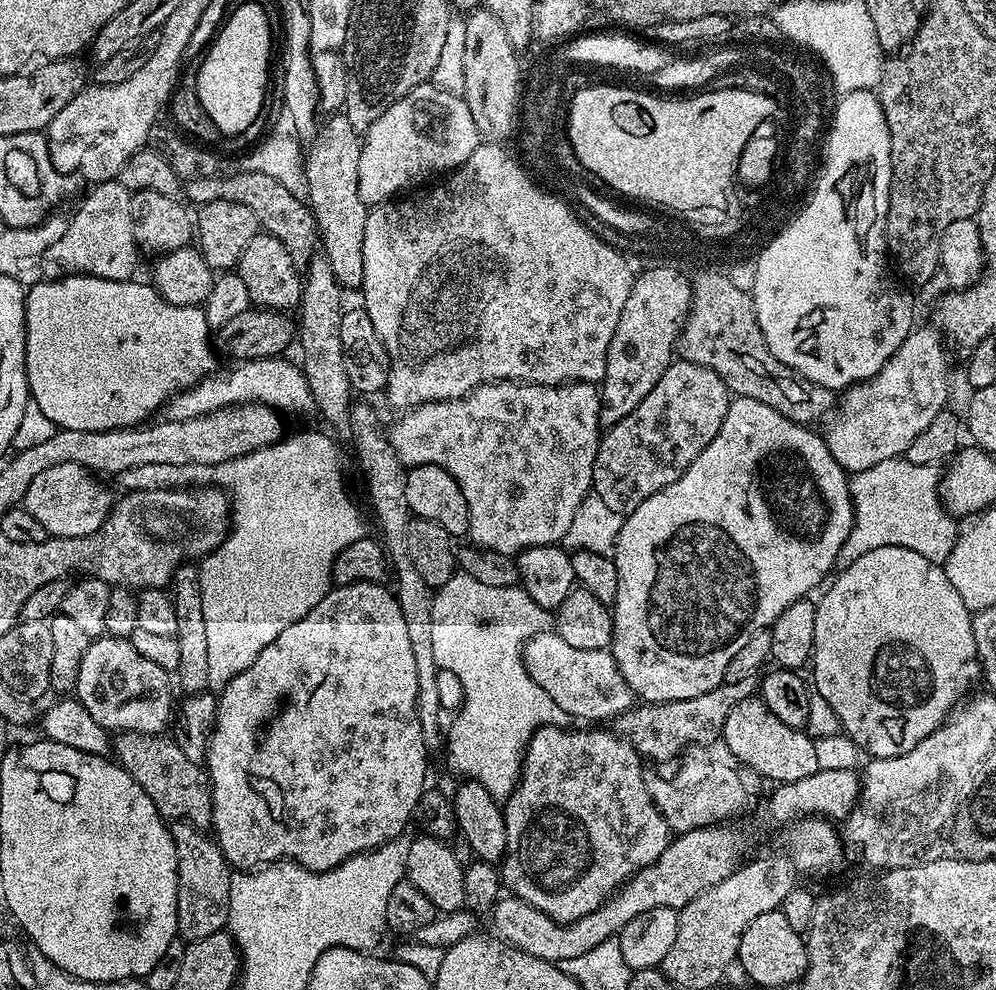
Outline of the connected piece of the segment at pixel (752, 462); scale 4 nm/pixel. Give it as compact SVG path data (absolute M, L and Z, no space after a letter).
M736 396L729 403L728 413L722 422L722 430L690 462L690 466L670 486L658 490L658 494L650 494L646 502L642 502L633 512L624 516L624 525L616 539L614 559L618 570L618 594L612 609L612 647L610 649L614 662L620 668L624 681L630 686L633 697L649 704L665 704L671 700L694 698L698 694L706 694L724 683L726 666L730 666L730 658L746 646L746 641L758 631L771 629L772 623L798 600L803 600L816 587L825 583L824 575L836 566L839 550L846 542L851 531L853 505L849 488L849 473L844 471L838 462L834 462L834 454L826 446L823 435L811 427L795 424L790 418L778 414L766 402L754 402L754 398Z

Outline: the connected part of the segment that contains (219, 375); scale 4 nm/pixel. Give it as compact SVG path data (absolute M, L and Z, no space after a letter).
M288 358L267 360L245 360L237 363L229 372L217 370L206 379L200 380L192 388L176 393L166 405L169 420L189 420L195 416L205 416L223 408L234 408L237 404L265 404L281 414L287 412L313 411L310 386L304 377L303 367L294 365Z

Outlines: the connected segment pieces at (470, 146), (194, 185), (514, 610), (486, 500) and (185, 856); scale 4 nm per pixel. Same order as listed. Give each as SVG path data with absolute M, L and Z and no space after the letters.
M419 84L410 90L378 122L363 133L358 158L358 190L365 204L383 204L401 195L403 188L416 184L424 172L448 174L460 167L482 143L470 106L463 95L447 92L435 84Z
M243 170L230 172L187 181L182 188L183 195L185 197L188 195L187 203L199 206L206 202L218 202L219 200L242 202L242 206L248 207L254 213L254 218L258 218L261 229L267 235L278 238L278 242L282 242L282 246L286 246L286 254L290 254L290 262L294 262L294 266L298 269L307 269L309 262L317 255L320 238L320 231L312 209L301 197L286 190L286 186L282 186L282 182L278 182L278 178L270 178L270 174Z
M467 578L466 586L468 586L468 604L440 604L440 602L432 605L432 625L434 626L434 662L437 669L445 668L452 670L462 682L462 690L464 691L464 702L459 711L455 713L456 721L446 728L446 748L448 744L448 764L454 771L460 775L460 778L477 780L479 784L484 786L490 794L497 798L507 798L507 796L516 788L516 782L520 779L520 766L524 762L524 749L528 747L530 738L539 730L539 728L567 728L570 724L570 717L566 714L566 710L562 710L562 706L558 706L558 702L554 702L554 698L550 698L550 694L546 694L546 690L542 690L542 686L538 686L538 682L534 682L534 678L530 678L530 674L524 665L524 644L531 636L537 636L539 632L549 631L554 624L554 616L551 611L542 606L538 606L538 602L534 602L534 598L530 598L530 594L526 594L526 590L522 587L507 588L506 586L485 586L482 582L478 582L478 578Z
M496 380L493 384L483 384L474 391L467 392L462 398L420 404L416 408L405 411L392 428L387 429L388 441L394 446L398 458L405 466L433 464L442 466L452 475L454 482L462 486L462 495L466 498L466 506L470 506L470 526L467 539L477 548L485 548L503 556L515 557L527 548L537 548L547 544L559 545L563 541L566 530L570 530L570 521L578 511L578 506L592 492L592 475L594 474L594 458L598 454L598 446L602 435L600 423L600 393L596 384L526 384L518 380Z
M173 823L170 831L176 851L178 890L176 891L176 913L179 939L184 942L210 938L210 934L225 931L230 910L230 882L233 869L222 854L220 845L207 831L196 830L193 836L184 836L185 825Z

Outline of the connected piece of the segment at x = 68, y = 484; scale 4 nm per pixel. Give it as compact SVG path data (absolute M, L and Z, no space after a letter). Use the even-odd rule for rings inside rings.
M62 462L58 466L50 466L50 470L42 470L24 495L22 506L48 531L49 537L78 538L89 536L103 529L112 510L114 496L111 496L97 477L82 466L74 466L74 462Z

